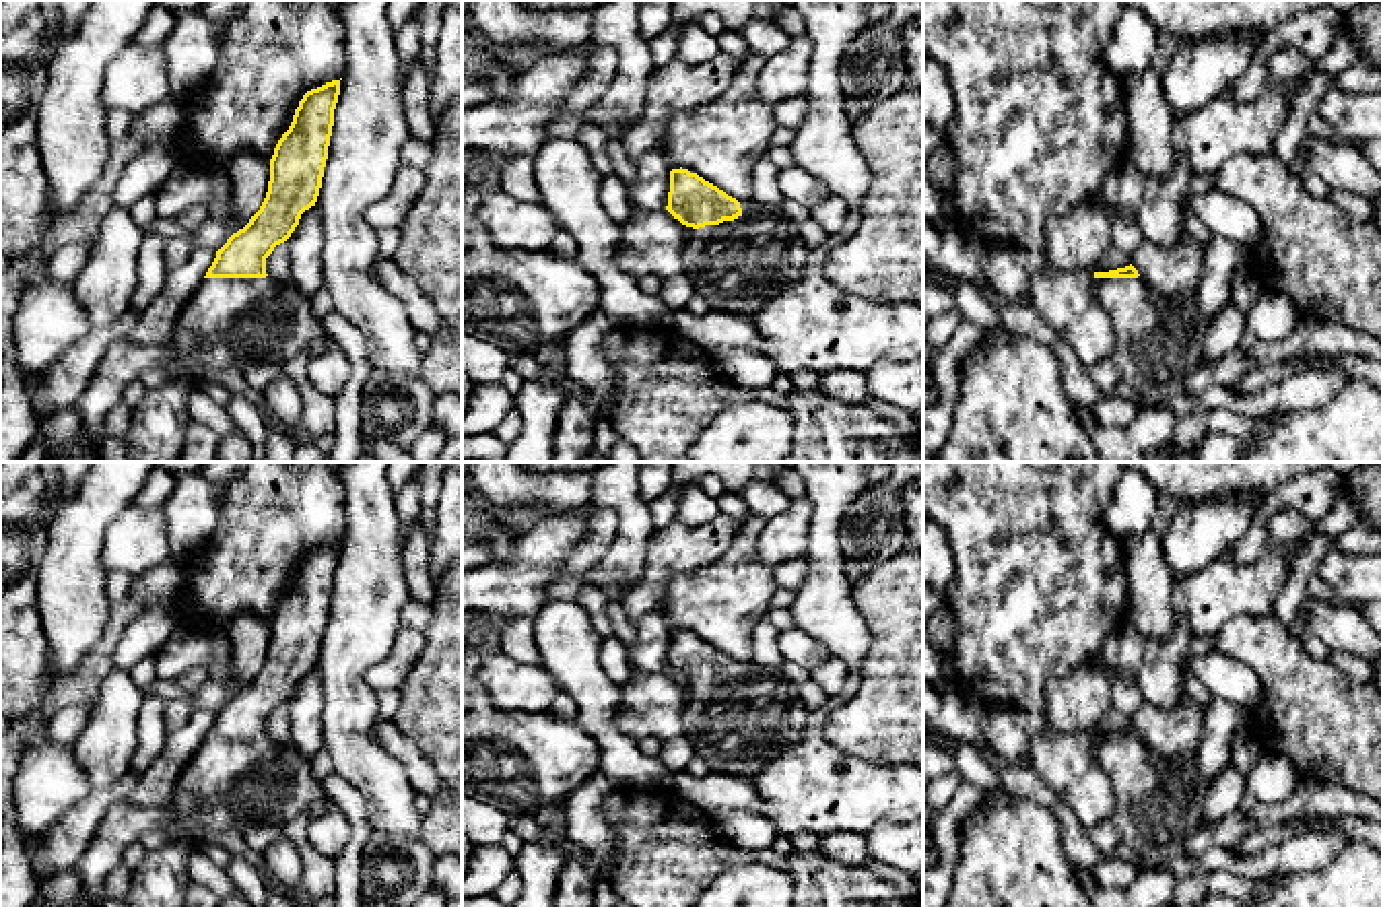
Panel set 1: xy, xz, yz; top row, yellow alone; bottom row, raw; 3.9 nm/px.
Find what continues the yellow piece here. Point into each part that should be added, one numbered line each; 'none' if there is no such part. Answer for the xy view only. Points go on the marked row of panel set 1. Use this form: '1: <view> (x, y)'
1: xy (227, 322)

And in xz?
1: xz (740, 264)

